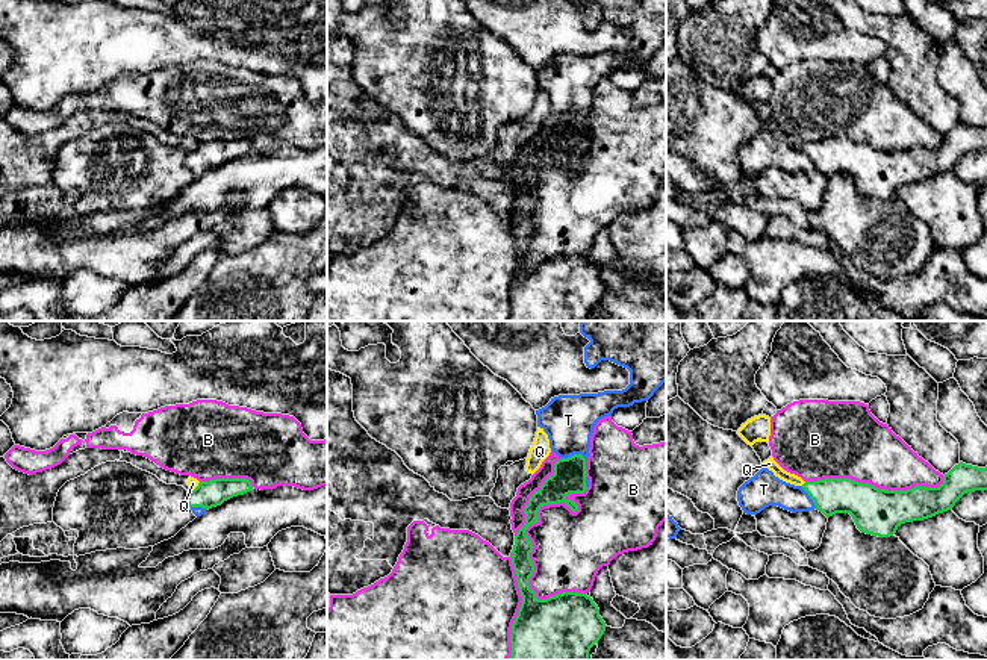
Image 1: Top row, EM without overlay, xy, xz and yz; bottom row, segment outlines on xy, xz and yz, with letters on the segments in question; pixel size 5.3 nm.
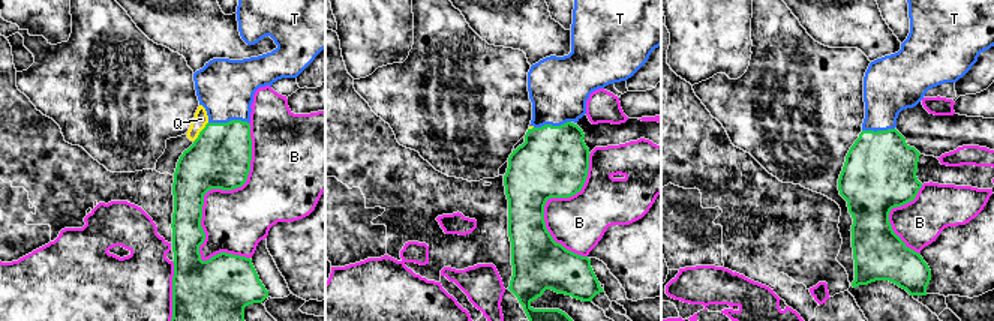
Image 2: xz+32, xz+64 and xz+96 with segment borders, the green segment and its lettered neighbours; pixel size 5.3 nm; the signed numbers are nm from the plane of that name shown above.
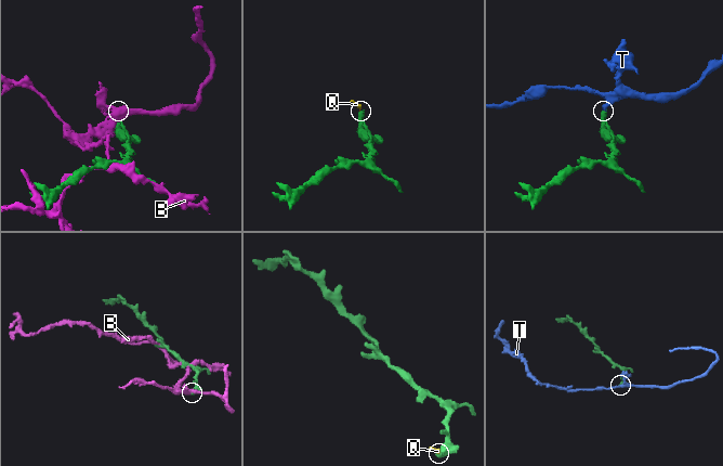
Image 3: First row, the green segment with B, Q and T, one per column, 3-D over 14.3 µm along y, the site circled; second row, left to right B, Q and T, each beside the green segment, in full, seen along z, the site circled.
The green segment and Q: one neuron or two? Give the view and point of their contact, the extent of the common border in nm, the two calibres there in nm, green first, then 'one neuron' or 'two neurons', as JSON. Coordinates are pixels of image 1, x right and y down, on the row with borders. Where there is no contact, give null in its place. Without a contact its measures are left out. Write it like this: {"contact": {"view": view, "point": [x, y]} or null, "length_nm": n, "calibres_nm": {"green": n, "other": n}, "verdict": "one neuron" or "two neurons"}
{"contact": {"view": "yz", "point": [804, 483]}, "length_nm": 40, "calibres_nm": {"green": 190, "other": 60}, "verdict": "two neurons"}

